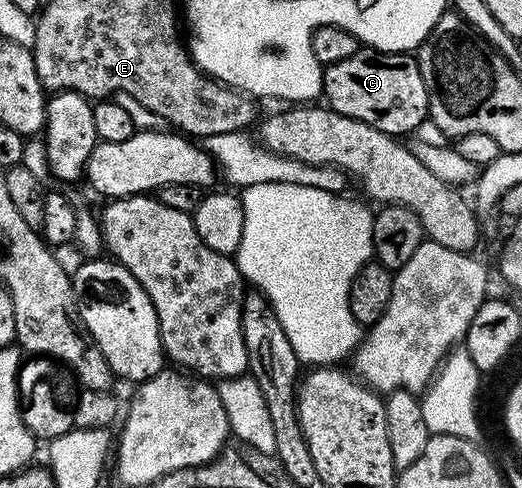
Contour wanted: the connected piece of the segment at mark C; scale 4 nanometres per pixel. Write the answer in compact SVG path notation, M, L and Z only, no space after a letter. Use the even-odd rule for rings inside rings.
M359 47L348 59L323 68L320 93L323 98L326 96L325 104L340 115L391 135L403 135L420 128L430 112L426 77L420 75L417 56L410 53L385 53Z

